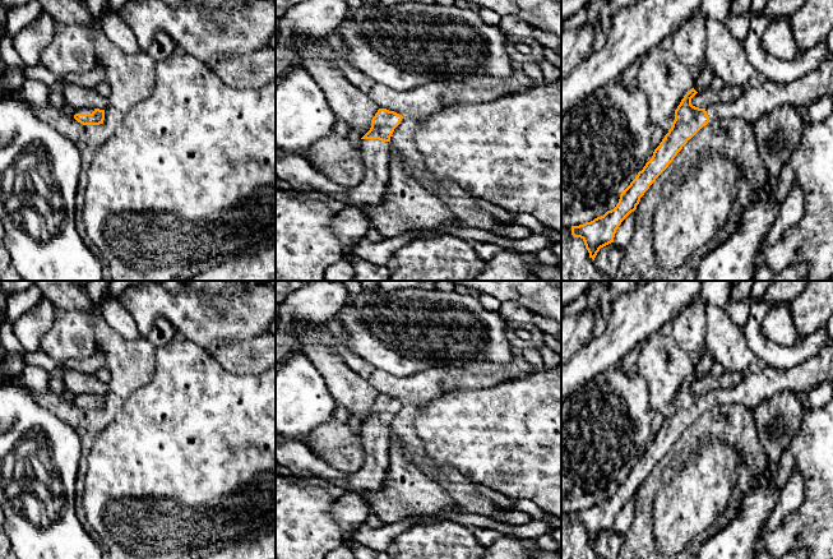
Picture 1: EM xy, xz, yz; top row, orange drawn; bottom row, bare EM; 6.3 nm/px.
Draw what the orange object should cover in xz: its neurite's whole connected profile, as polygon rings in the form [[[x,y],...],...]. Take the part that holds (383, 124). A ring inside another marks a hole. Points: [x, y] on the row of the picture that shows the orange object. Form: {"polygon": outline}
{"polygon": [[[379,108],[371,120],[370,130],[361,138],[361,154],[365,175],[360,185],[343,189],[318,171],[309,160],[283,157],[276,149],[276,176],[290,183],[293,191],[304,186],[314,186],[339,200],[344,207],[361,209],[365,205],[379,205],[385,198],[389,181],[390,137],[403,116]]]}

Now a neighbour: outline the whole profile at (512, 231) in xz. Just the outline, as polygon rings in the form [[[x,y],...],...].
[[[498,223],[491,232],[512,240],[520,240],[532,235],[531,230],[524,226],[508,223]]]

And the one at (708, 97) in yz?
[[[726,86],[721,91],[707,88],[698,92],[691,98],[691,105],[699,108],[707,108],[713,105],[726,103],[737,100],[744,92],[739,86]]]

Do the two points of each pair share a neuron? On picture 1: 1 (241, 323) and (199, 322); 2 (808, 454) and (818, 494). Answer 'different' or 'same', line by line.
1: same
2: same

